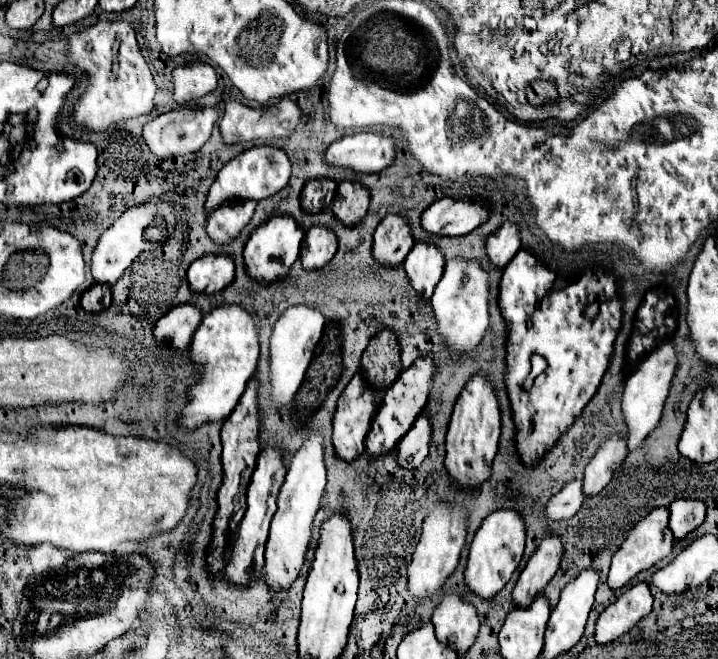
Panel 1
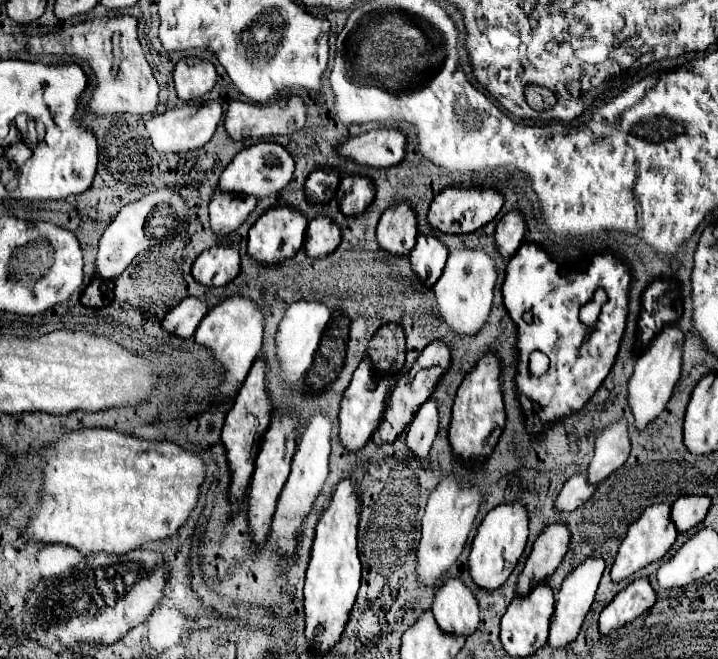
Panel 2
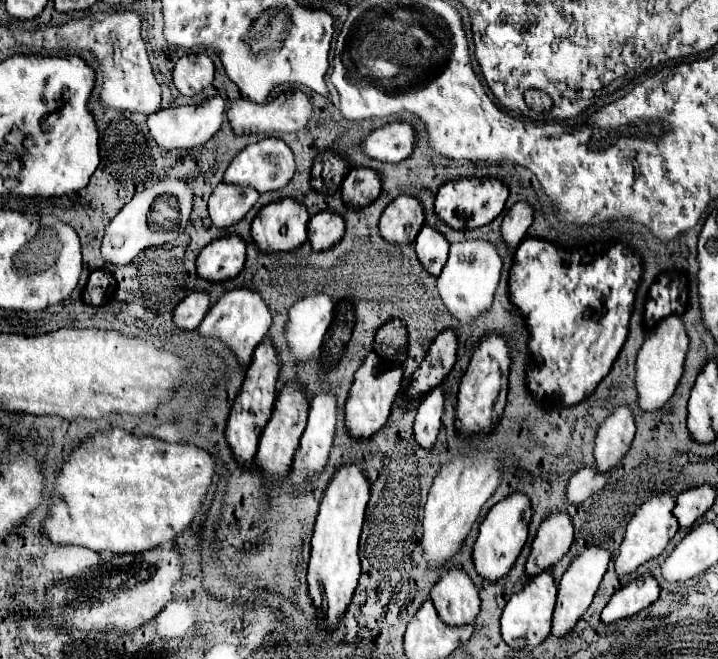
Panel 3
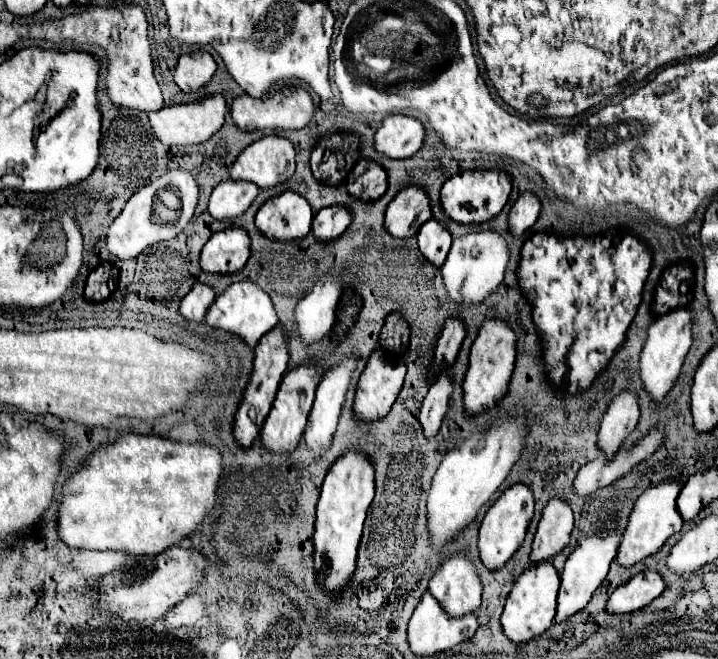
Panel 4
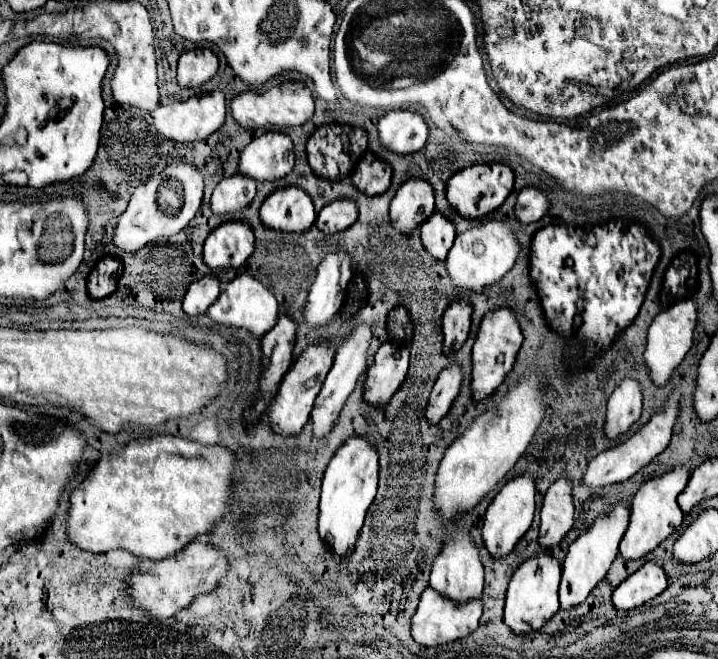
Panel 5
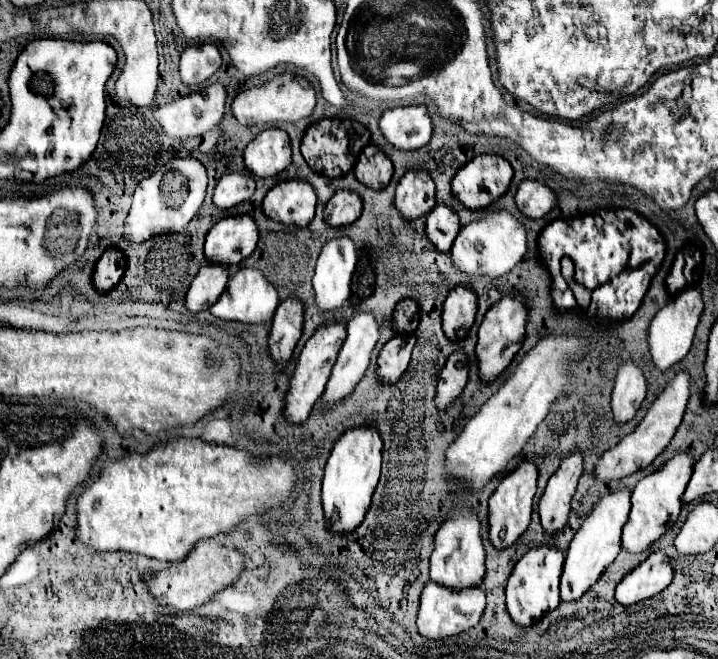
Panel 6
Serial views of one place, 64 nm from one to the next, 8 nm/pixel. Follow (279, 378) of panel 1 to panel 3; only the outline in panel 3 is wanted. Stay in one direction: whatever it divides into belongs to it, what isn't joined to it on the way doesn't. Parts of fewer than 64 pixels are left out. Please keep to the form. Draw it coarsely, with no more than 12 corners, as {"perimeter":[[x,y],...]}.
{"perimeter":[[312,294],[290,308],[286,342],[306,360],[332,324],[334,298]]}

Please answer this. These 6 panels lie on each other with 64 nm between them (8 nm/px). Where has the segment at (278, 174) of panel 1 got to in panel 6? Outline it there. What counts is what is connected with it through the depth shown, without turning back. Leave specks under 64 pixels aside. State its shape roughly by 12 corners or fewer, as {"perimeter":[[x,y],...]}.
{"perimeter":[[280,128],[260,132],[244,150],[254,176],[276,176],[290,160]]}

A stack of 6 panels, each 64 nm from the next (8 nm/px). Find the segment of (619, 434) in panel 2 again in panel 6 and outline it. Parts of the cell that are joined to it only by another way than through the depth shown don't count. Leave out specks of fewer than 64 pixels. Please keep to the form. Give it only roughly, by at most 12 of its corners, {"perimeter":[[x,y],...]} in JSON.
{"perimeter":[[636,362],[616,372],[612,410],[628,422],[646,396],[646,378]]}

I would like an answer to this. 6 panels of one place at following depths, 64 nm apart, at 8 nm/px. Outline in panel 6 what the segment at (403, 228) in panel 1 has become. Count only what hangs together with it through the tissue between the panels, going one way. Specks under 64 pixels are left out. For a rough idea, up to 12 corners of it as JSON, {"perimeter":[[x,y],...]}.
{"perimeter":[[408,170],[396,186],[396,208],[416,220],[436,206],[426,170]]}

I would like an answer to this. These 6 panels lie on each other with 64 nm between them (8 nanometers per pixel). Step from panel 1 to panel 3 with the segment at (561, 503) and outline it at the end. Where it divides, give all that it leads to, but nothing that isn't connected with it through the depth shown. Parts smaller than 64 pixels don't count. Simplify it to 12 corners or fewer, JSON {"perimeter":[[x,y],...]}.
{"perimeter":[[596,466],[580,468],[568,484],[568,500],[584,502],[610,480]]}

